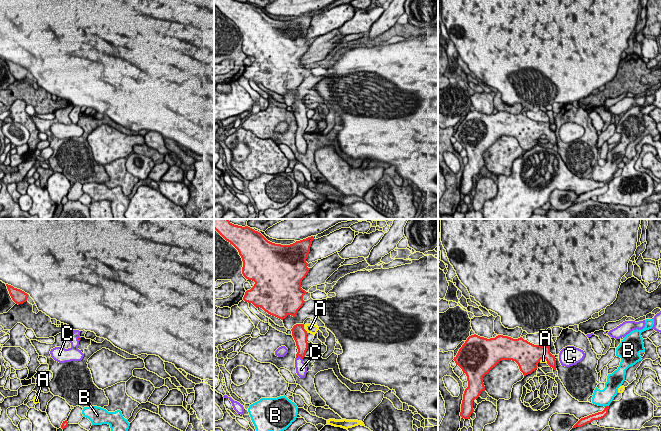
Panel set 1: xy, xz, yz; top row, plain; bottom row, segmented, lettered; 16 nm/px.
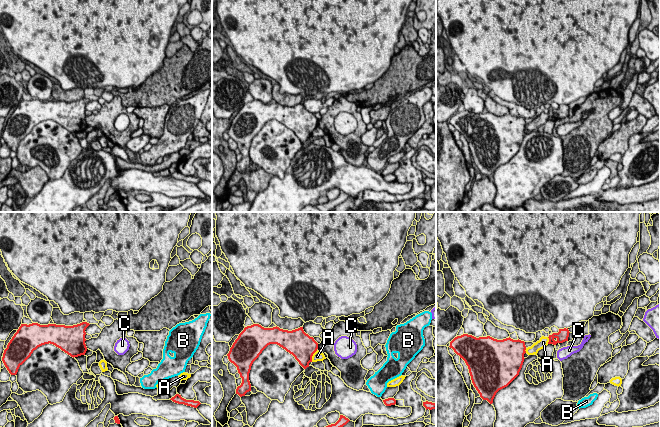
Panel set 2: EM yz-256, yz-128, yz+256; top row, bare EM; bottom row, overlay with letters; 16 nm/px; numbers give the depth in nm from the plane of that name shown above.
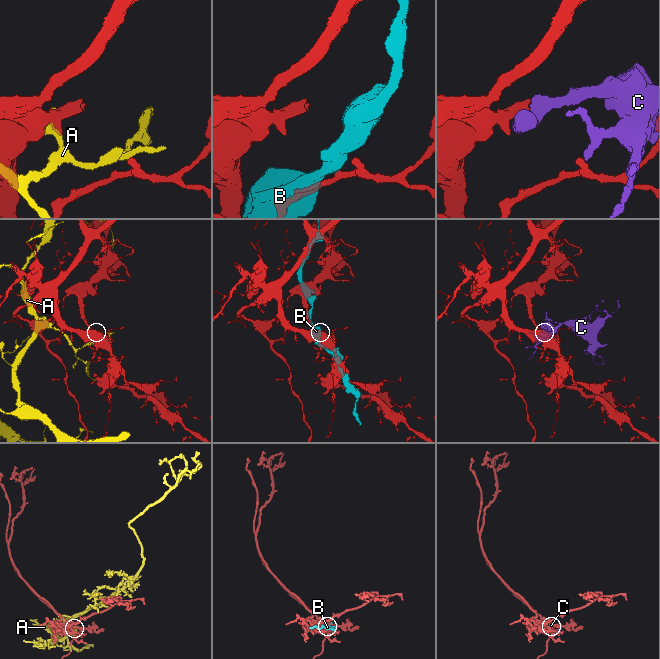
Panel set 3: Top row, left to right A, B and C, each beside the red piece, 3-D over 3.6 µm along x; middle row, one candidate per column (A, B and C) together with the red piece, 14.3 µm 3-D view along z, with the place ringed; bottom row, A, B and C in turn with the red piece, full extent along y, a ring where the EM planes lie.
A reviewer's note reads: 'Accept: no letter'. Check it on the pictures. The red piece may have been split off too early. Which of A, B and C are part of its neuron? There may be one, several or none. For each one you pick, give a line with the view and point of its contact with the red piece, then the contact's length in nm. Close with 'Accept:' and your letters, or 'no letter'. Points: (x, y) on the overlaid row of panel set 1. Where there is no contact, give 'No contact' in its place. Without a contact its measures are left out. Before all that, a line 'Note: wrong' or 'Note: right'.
Note: wrong
C: Touches red at xz (299, 355). Shared border 120 nm
Accept: C

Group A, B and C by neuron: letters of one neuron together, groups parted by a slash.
A / B / C

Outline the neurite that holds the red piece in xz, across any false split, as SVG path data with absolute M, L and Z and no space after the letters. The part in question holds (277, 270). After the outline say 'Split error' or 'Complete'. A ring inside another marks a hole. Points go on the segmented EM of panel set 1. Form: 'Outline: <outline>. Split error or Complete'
Outline: M214 219L214 229L238 250L243 261L243 276L255 282L254 286L245 292L243 300L281 320L288 315L296 317L305 302L303 296L307 292L301 288L301 282L310 270L306 259L314 237L290 245L275 244L260 232L248 226L234 225L228 219Z. Complete

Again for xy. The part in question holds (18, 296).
Outline: M6 284L7 286L7 289L9 291L9 294L12 298L12 300L16 303L16 304L23 304L24 302L27 301L27 297L28 297L28 294L25 293L24 291L20 290L20 289L17 289L17 288L14 288L13 286L11 285L8 285Z. Complete

